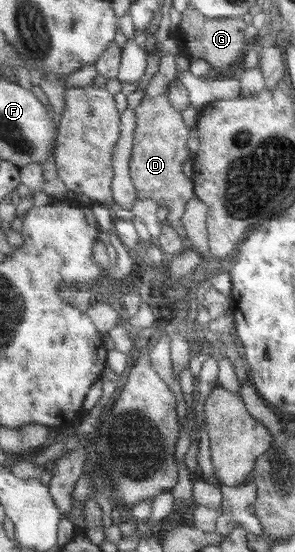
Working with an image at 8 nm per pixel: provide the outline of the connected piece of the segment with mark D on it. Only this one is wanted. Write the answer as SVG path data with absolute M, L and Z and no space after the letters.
M167 90L155 98L143 98L135 108L138 115L134 156L132 159L132 178L137 186L140 199L154 199L161 205L169 206L167 222L175 226L187 238L188 231L183 223L188 204L197 196L194 178L187 177L185 163L193 159L189 150L191 128L185 123L185 116L171 101Z

